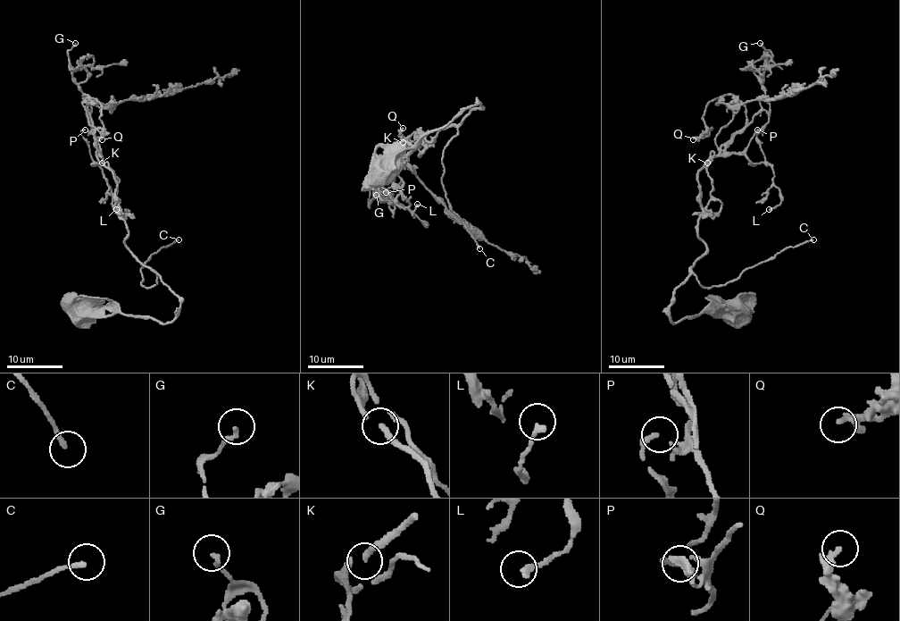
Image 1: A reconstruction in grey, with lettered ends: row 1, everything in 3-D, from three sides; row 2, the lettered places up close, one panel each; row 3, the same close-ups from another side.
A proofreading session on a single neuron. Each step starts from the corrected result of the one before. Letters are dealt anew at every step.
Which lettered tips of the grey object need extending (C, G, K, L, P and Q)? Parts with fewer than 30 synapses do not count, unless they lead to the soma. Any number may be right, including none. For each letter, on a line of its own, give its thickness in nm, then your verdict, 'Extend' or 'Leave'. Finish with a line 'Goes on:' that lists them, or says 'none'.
C: Thickness 200 nm. Extend
G: Thickness 160 nm. Leave
K: Thickness 200 nm. Leave
L: Thickness 220 nm. Extend
P: Thickness 140 nm. Leave
Q: Thickness 240 nm. Leave
Goes on: C, L

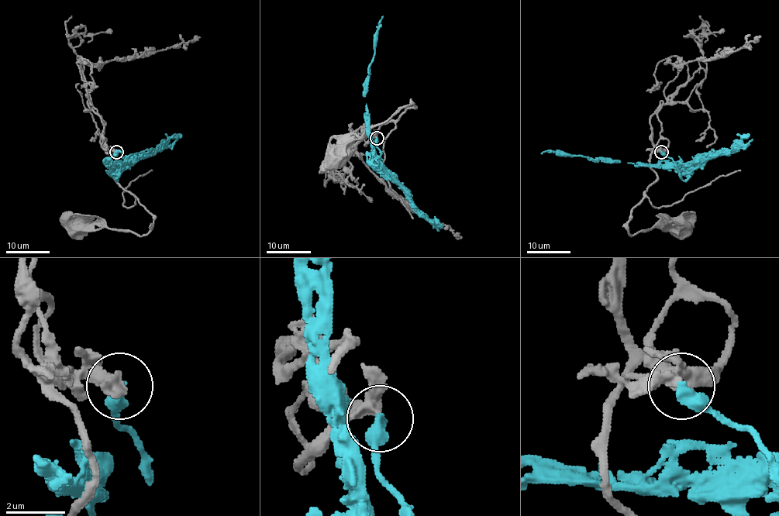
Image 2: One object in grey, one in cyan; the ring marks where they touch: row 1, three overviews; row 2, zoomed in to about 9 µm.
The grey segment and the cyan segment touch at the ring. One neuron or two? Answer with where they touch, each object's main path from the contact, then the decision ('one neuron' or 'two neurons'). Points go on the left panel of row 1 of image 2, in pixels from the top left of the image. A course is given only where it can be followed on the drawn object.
(116, 152) | grey via (116, 151), (108, 153), (112, 177), (146, 209), (152, 228), (139, 235), (105, 227), (77, 228) | cyan via (116, 151), (121, 170), (116, 174), (111, 174), (113, 169), (105, 162), (119, 150), (122, 153) | one neuron

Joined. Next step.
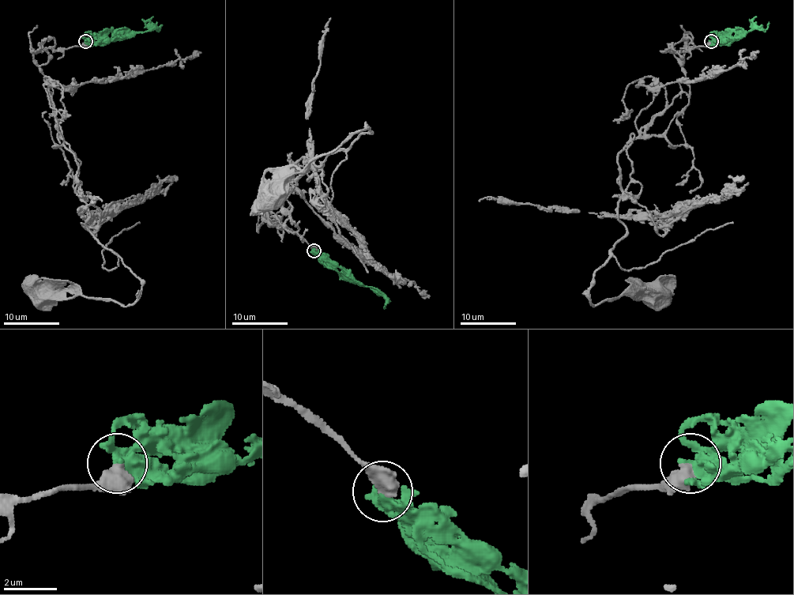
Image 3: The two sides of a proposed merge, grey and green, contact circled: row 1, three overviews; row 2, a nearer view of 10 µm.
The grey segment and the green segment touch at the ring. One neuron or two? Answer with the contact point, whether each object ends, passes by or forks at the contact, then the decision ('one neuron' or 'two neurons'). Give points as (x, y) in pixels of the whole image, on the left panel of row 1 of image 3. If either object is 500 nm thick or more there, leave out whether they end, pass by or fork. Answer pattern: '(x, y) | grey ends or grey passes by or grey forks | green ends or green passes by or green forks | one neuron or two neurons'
(85, 41) | one neuron

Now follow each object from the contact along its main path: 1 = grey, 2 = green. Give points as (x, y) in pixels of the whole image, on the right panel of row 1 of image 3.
1: (711, 42), (680, 50), (690, 91), (631, 141), (618, 215), (626, 230), (595, 272), (589, 301), (656, 295)
2: (711, 42), (740, 39), (749, 32), (765, 29), (768, 22)

